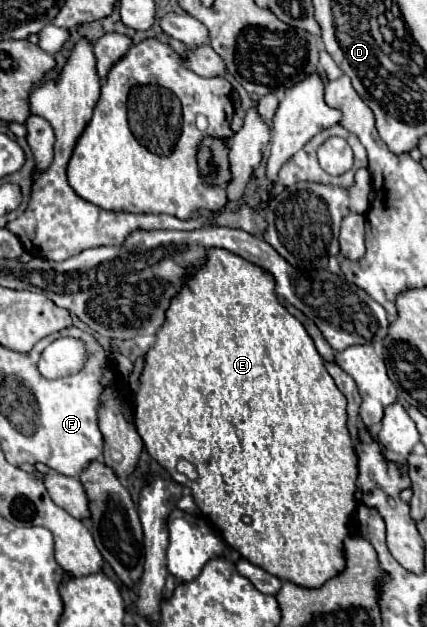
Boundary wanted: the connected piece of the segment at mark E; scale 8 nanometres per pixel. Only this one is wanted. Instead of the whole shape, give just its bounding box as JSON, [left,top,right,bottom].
[134,248,358,588]

